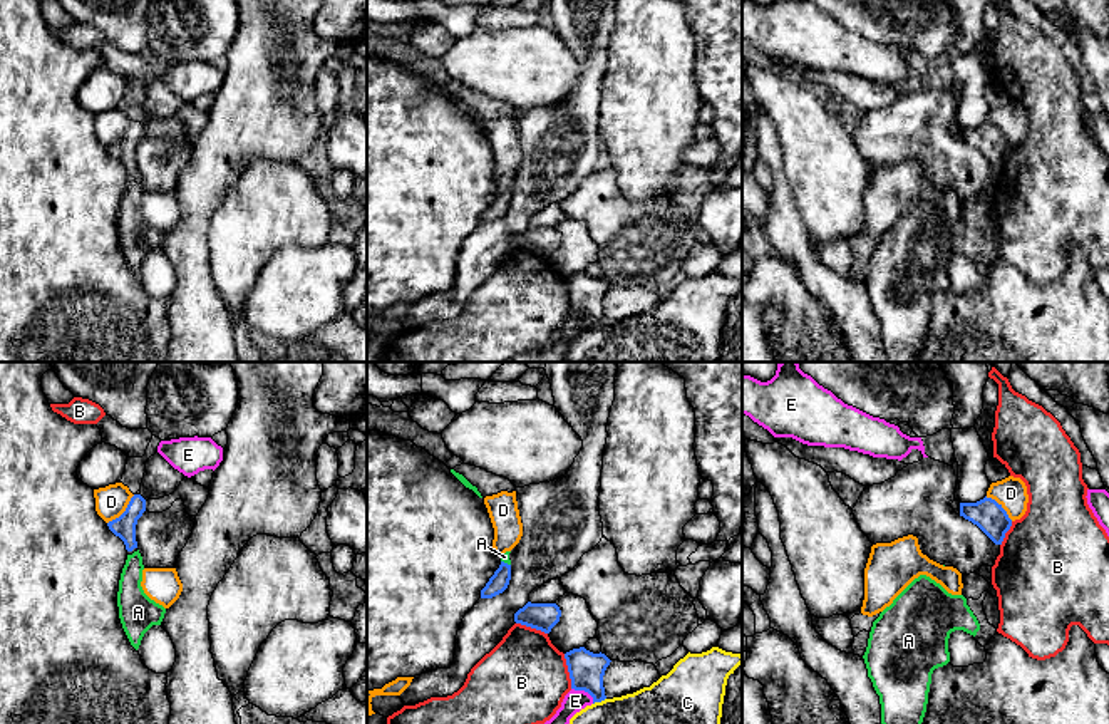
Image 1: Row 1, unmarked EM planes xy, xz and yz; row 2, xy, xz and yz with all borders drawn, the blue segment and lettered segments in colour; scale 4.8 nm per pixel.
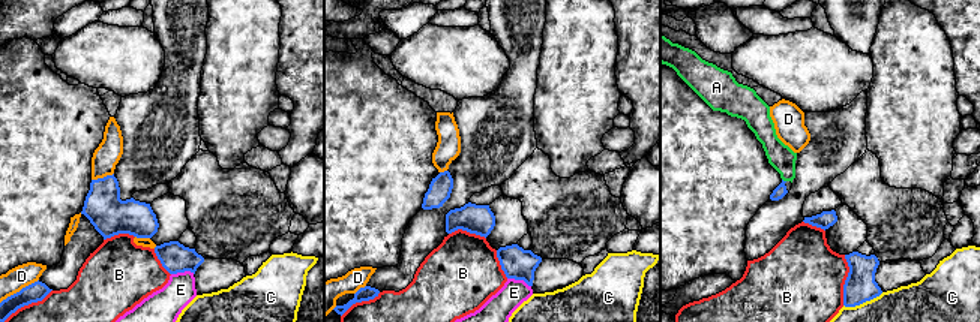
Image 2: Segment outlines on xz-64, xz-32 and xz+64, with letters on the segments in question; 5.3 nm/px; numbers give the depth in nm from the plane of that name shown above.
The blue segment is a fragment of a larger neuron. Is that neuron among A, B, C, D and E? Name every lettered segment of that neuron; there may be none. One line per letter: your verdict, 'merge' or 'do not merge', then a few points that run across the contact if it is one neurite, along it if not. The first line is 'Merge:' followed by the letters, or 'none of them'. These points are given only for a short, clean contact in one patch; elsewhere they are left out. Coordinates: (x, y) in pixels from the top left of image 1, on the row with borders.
Merge: A
A: merge
B: do not merge
C: do not merge
D: do not merge
E: do not merge

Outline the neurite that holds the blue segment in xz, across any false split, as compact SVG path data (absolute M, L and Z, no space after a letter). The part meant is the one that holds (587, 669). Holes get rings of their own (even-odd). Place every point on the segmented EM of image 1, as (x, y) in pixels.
M585 647L566 652L565 659L571 689L588 692L593 704L605 701L603 675L611 660L605 654L593 654Z

